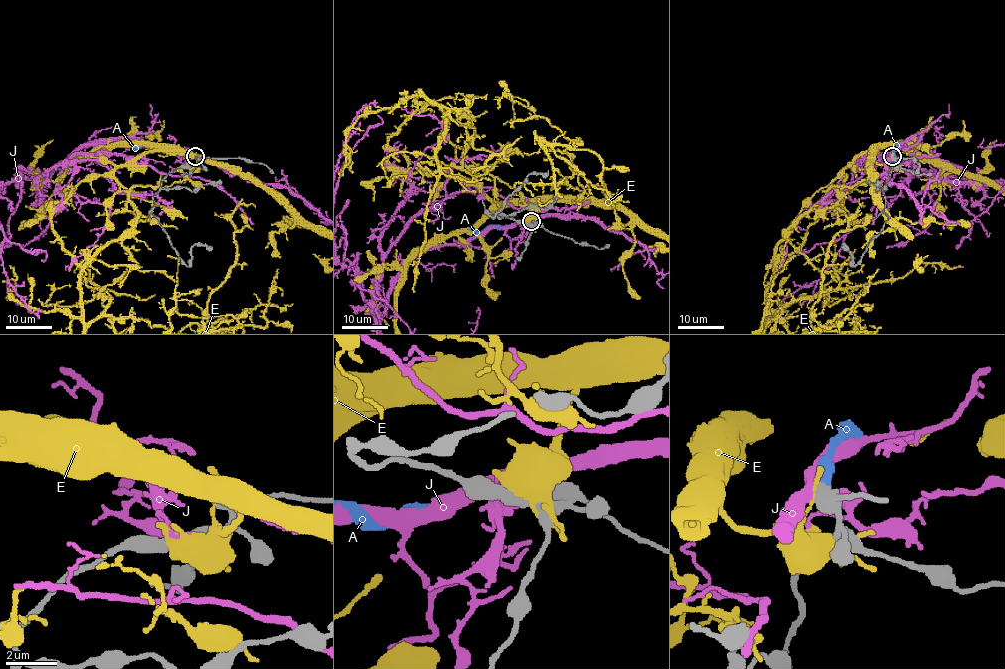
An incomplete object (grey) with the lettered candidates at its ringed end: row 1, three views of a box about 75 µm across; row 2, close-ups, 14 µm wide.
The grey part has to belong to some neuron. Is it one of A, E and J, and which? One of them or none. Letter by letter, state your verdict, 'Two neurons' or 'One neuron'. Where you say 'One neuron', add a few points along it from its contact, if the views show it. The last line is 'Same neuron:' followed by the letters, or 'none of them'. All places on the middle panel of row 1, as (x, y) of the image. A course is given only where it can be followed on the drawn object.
A: One neuron
E: Two neurons
J: Two neurons
Same neuron: A

